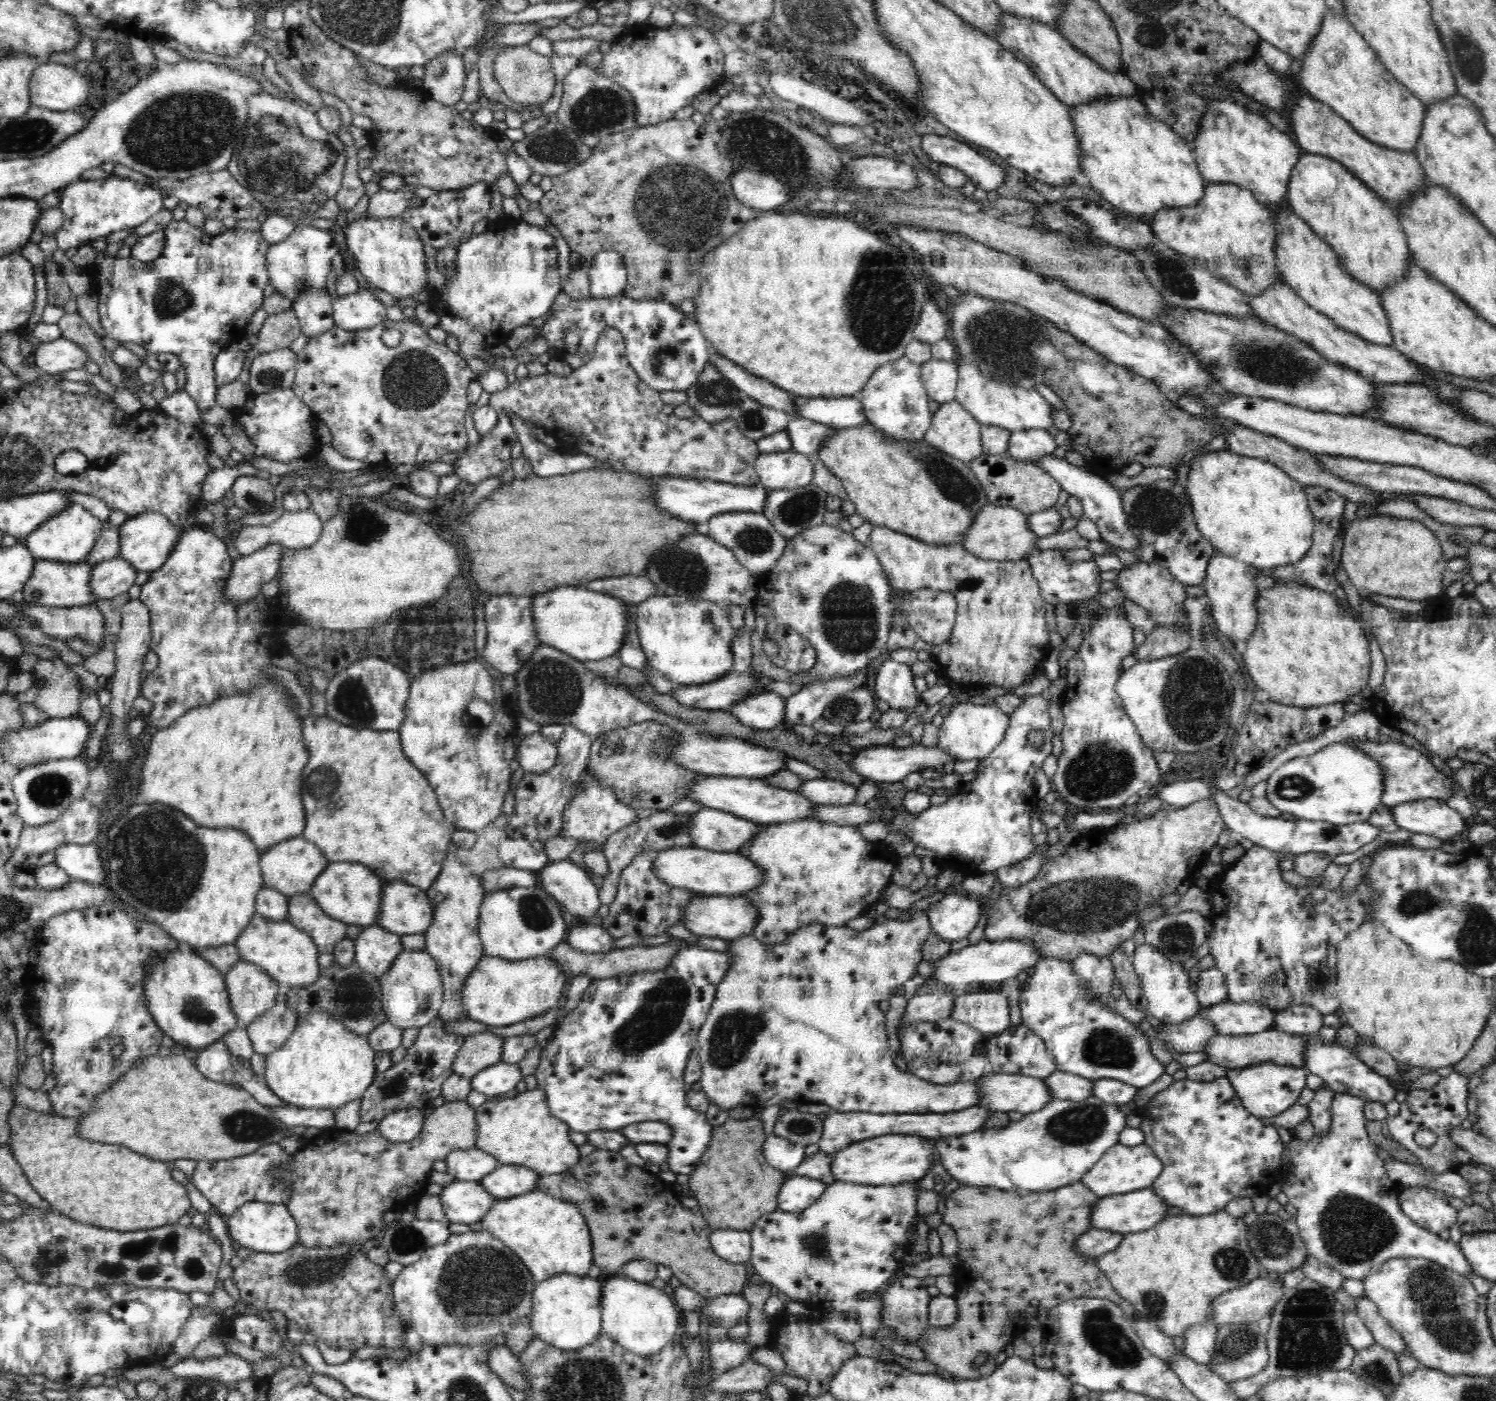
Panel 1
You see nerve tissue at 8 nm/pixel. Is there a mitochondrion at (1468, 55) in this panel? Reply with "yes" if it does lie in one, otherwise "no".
yes

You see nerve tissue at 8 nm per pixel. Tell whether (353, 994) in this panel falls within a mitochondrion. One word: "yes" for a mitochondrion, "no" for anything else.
yes

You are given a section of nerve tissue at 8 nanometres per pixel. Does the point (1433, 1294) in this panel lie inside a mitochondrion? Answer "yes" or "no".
yes

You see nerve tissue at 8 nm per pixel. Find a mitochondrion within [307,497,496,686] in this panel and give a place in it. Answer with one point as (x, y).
(362, 526)

